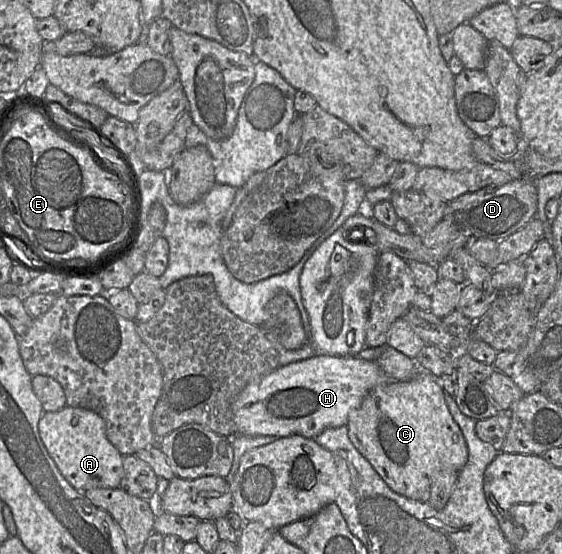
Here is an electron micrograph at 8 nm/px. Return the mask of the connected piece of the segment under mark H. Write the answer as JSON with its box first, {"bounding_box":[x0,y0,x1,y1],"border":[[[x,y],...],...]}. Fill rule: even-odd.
{"bounding_box":[232,354,391,438],"border":[[[317,354],[312,358],[289,363],[285,366],[280,366],[270,374],[261,378],[258,382],[247,385],[235,399],[232,405],[234,422],[237,428],[237,434],[249,436],[274,436],[277,438],[284,438],[292,435],[301,435],[305,438],[315,438],[327,428],[336,428],[346,426],[349,416],[362,403],[366,395],[375,387],[390,381],[391,378],[387,376],[380,366],[375,361],[366,360],[356,356],[339,356],[339,355],[322,355]]]}

